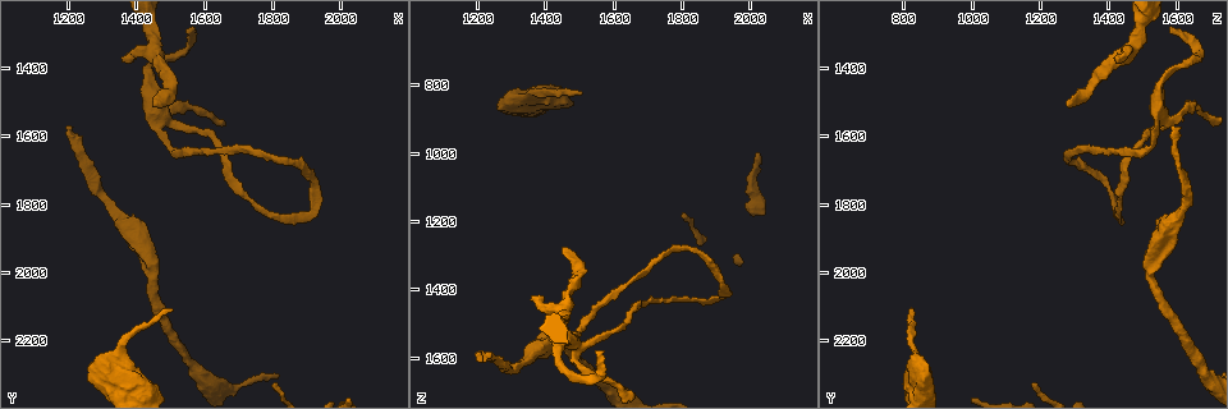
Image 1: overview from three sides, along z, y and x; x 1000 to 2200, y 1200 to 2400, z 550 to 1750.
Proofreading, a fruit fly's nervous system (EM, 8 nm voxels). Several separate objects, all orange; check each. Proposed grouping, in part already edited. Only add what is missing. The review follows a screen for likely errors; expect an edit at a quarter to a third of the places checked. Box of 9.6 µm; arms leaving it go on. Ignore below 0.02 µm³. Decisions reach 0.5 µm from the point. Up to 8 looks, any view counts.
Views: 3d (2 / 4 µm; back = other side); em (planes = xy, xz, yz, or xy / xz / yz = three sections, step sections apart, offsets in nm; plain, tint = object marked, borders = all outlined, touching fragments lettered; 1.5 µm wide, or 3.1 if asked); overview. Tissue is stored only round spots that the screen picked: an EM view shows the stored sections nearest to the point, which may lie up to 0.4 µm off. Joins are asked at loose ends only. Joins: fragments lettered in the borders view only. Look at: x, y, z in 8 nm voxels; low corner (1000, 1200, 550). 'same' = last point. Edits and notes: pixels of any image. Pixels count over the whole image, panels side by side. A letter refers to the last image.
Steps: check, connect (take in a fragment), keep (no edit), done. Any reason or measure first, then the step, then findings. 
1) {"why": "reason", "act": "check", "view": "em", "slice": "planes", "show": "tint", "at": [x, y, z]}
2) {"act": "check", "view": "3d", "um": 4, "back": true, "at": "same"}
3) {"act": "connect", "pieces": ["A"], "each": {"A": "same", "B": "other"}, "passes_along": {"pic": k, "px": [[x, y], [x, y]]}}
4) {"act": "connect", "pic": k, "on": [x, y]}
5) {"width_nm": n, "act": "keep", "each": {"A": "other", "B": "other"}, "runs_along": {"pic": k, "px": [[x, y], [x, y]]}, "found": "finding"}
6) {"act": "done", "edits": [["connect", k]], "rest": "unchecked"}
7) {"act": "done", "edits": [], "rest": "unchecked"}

{"why": "an open end", "act": "check", "view": "3d", "um": 2, "at": [1450, 1510, 1280]}

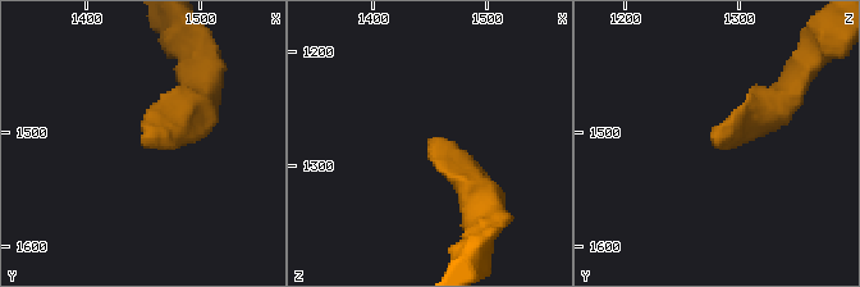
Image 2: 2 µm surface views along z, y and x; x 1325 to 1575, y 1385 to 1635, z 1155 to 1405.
{"act": "check", "view": "em", "slice": "xz", "step": 8, "show": "borders", "at": [1444, 1510, 1280]}

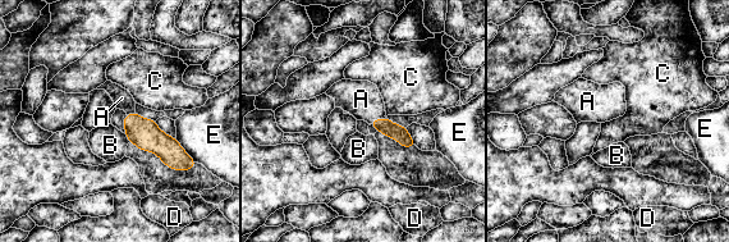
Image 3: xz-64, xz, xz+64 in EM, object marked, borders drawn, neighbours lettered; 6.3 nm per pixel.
{"longest_contact_nm": ["E", 190], "act": "connect", "pieces": ["A"], "each": {"A": "same", "B": "other", "C": "other", "D": "other", "E": "other"}, "found": "the cell continues"}

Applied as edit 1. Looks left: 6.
{"why": "redraw", "act": "check", "view": "overview"}

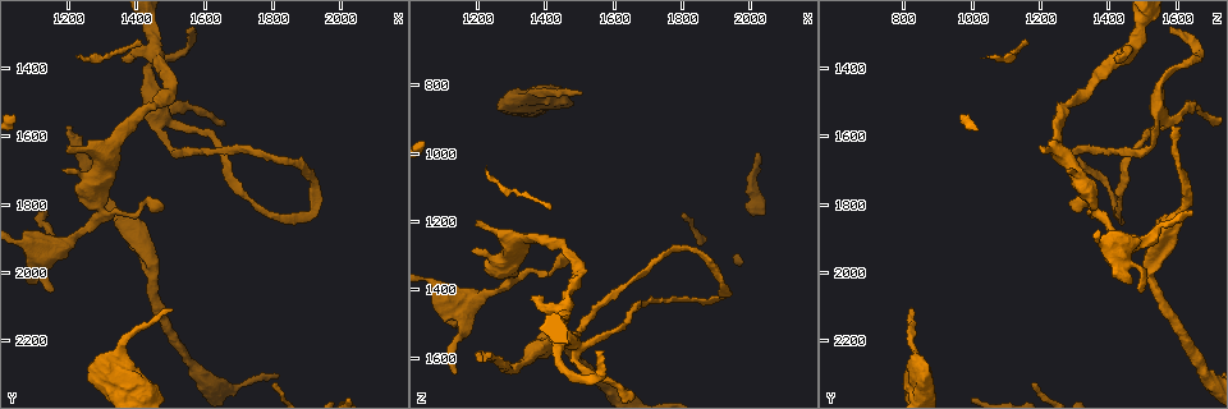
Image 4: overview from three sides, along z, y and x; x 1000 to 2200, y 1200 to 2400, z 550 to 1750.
{"why": "end of a long branch", "act": "check", "view": "em", "slice": "planes", "show": "tint", "at": [1210, 1570, 1590]}

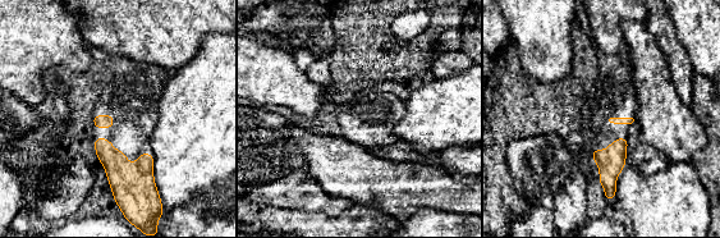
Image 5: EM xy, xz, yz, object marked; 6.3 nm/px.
{"act": "check", "view": "em", "slice": "planes", "show": "borders", "at": "same"}

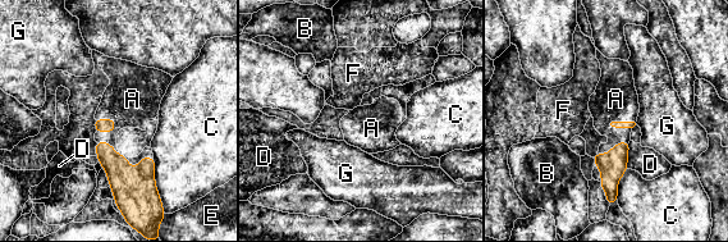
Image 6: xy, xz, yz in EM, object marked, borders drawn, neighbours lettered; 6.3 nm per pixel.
{"act": "connect", "pieces": ["A"], "each": {"A": "same", "B": "other", "C": "other", "D": "other", "E": "other", "F": "other", "G": "other"}, "passes_along": {"pic": 6, "px": [[100, 124], [109, 119], [132, 99]]}, "found": "the cell continues"}

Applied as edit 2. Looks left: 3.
{"act": "done", "edits": [["connect", 3], ["connect", 6]], "rest": "unchecked"}

